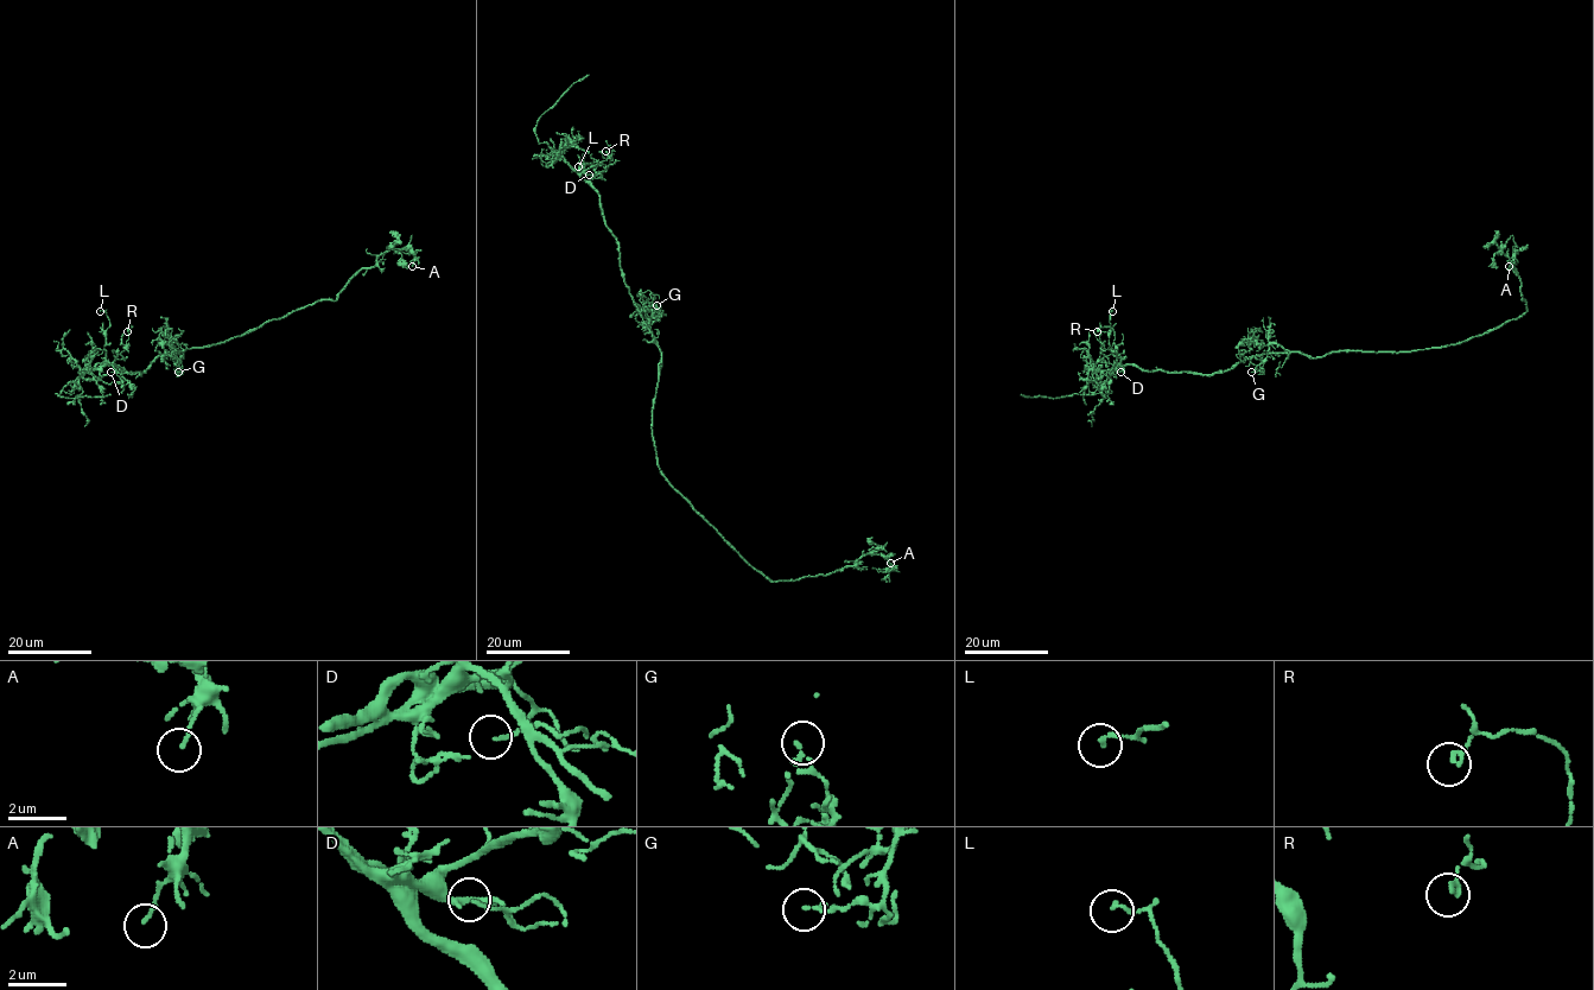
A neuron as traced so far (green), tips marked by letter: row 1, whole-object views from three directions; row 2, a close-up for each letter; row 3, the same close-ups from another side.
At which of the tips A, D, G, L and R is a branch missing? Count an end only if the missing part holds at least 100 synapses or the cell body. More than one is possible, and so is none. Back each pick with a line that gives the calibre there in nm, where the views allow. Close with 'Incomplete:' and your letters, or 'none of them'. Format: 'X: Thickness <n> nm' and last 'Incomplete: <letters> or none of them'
Incomplete: none of them

